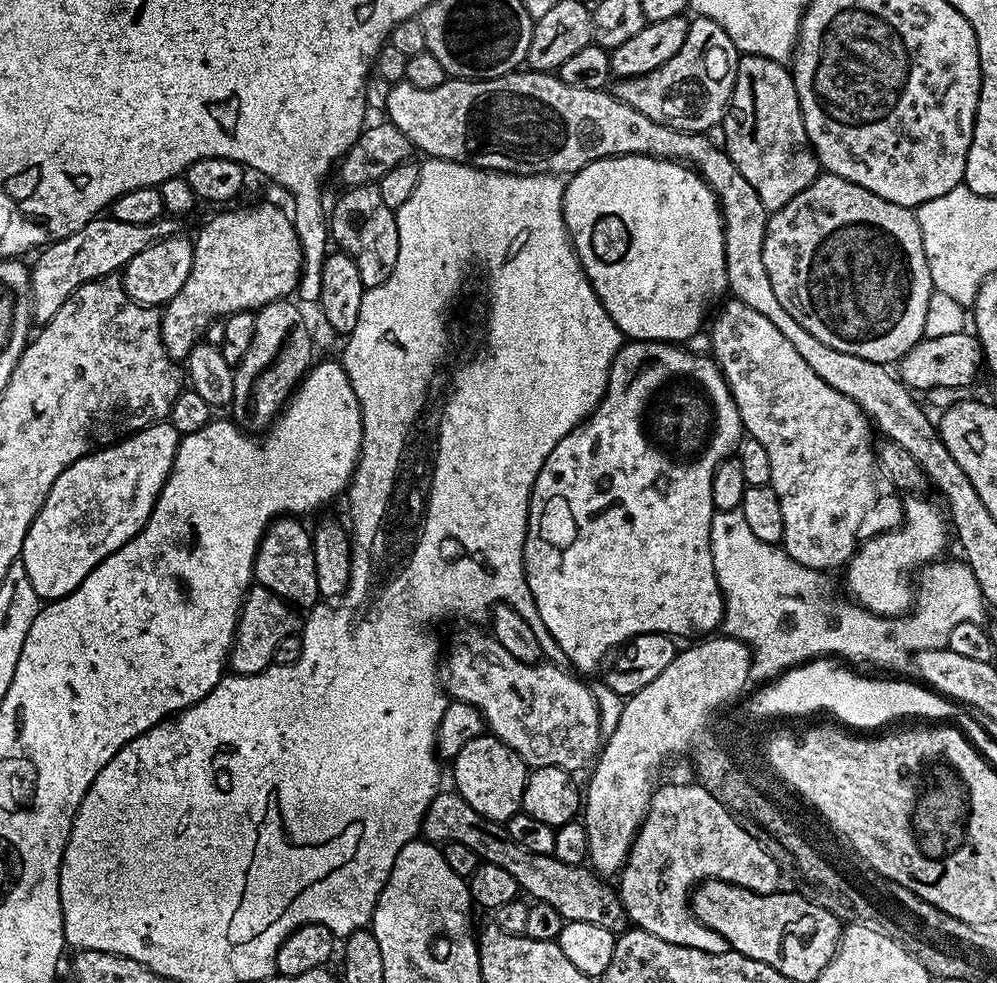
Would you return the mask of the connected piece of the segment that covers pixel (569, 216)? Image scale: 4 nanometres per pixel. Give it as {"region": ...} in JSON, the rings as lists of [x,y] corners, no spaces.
{"region":[[[611,156],[598,162],[590,162],[582,170],[571,173],[564,186],[564,221],[568,227],[568,239],[576,247],[580,265],[586,278],[594,286],[606,314],[614,318],[618,330],[628,340],[659,340],[661,342],[687,342],[701,331],[704,308],[708,308],[728,287],[726,278],[726,254],[724,253],[724,219],[720,216],[720,202],[710,186],[696,169],[675,160],[662,160],[659,156]]]}

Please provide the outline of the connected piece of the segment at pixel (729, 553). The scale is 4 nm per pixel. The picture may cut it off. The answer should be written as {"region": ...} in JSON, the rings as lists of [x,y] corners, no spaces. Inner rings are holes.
{"region":[[[738,510],[716,512],[710,526],[710,538],[718,586],[724,591],[722,628],[732,639],[740,640],[751,649],[752,669],[748,678],[752,682],[775,681],[788,669],[817,658],[843,658],[845,661],[853,660],[848,661],[853,665],[873,664],[876,668],[888,668],[907,656],[908,659],[915,657],[922,650],[945,647],[954,626],[959,626],[963,620],[981,619],[980,590],[976,587],[974,574],[960,558],[941,558],[925,564],[918,573],[918,599],[914,607],[905,615],[890,617],[874,614],[869,608],[864,608],[843,595],[835,596],[823,571],[802,566],[794,562],[794,558],[790,558],[783,547],[762,542],[762,538],[757,538],[751,532],[746,518]]]}

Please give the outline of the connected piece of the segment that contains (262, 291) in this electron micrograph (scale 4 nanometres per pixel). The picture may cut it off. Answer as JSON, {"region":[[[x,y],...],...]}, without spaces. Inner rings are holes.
{"region":[[[260,204],[257,208],[240,208],[237,212],[224,212],[228,210],[220,210],[216,217],[201,230],[197,236],[194,236],[192,246],[192,265],[190,266],[190,274],[186,274],[186,282],[182,282],[182,290],[178,290],[178,294],[174,294],[174,298],[170,298],[167,304],[163,305],[160,312],[160,337],[162,338],[162,346],[166,350],[166,354],[174,362],[187,361],[188,351],[194,345],[201,343],[204,331],[208,328],[211,320],[219,321],[221,318],[234,314],[235,312],[256,312],[262,306],[266,306],[275,300],[283,300],[291,297],[296,290],[296,283],[300,281],[300,263],[304,261],[302,258],[302,250],[298,242],[298,234],[293,217],[287,211],[283,212],[280,208],[275,208],[272,204]]]}

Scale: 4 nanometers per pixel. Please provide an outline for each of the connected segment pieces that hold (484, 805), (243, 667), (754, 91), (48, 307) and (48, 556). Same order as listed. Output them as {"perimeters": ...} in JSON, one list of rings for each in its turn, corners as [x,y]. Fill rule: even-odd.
{"perimeters":[[[[491,734],[474,738],[462,746],[453,764],[456,764],[452,768],[452,776],[456,779],[455,791],[470,802],[478,814],[488,820],[507,822],[515,812],[521,811],[520,803],[530,769],[517,752],[506,746],[506,742]]],[[[259,586],[249,587],[248,593],[244,596],[244,605],[240,608],[232,649],[228,651],[227,667],[237,676],[253,676],[264,672],[274,661],[274,649],[278,647],[278,642],[293,635],[295,614],[297,615],[293,605],[278,594]]],[[[741,55],[736,63],[736,81],[732,91],[732,103],[724,114],[722,129],[724,140],[722,147],[729,158],[742,170],[746,182],[754,186],[758,198],[762,198],[762,206],[768,208],[769,213],[777,212],[794,194],[802,194],[810,182],[821,175],[820,161],[816,159],[816,152],[808,141],[806,126],[802,118],[802,110],[798,102],[798,90],[792,81],[792,73],[781,61],[762,58],[761,56]]],[[[97,218],[82,226],[82,230],[52,241],[37,255],[41,256],[37,258],[36,265],[33,263],[30,268],[33,321],[40,326],[47,324],[54,314],[58,314],[62,302],[66,302],[66,298],[78,290],[78,286],[119,273],[130,258],[134,258],[134,254],[146,250],[149,244],[161,238],[173,235],[171,223],[171,219],[161,218],[145,228],[139,228],[111,218]]],[[[170,423],[151,424],[149,428],[142,428],[115,444],[109,444],[107,448],[101,448],[99,452],[91,452],[58,474],[58,482],[50,486],[50,494],[46,494],[46,502],[42,510],[38,510],[20,551],[19,563],[26,566],[28,581],[41,601],[61,600],[73,592],[86,574],[90,574],[90,570],[97,568],[106,557],[144,529],[160,497],[162,486],[172,473],[180,438],[180,433]]]]}

